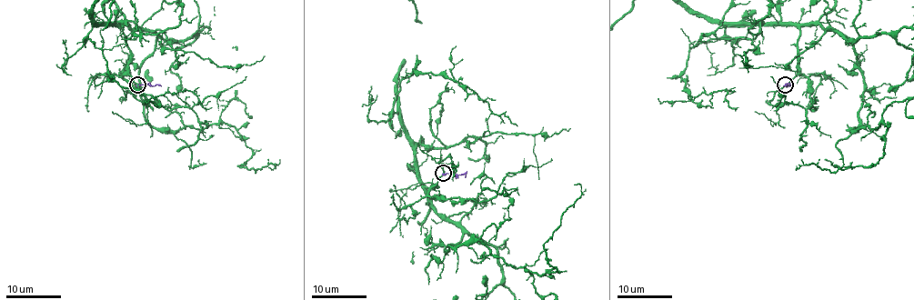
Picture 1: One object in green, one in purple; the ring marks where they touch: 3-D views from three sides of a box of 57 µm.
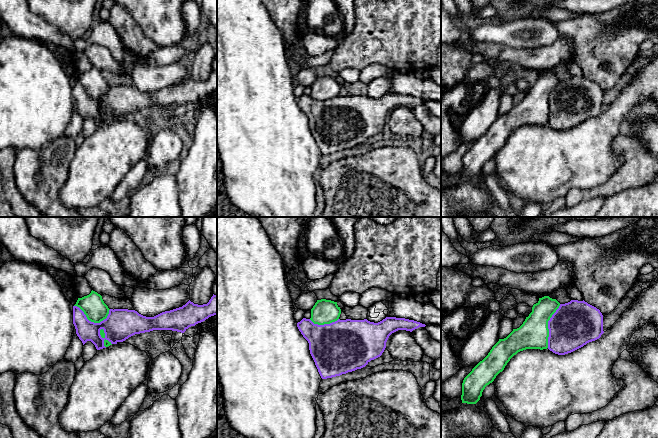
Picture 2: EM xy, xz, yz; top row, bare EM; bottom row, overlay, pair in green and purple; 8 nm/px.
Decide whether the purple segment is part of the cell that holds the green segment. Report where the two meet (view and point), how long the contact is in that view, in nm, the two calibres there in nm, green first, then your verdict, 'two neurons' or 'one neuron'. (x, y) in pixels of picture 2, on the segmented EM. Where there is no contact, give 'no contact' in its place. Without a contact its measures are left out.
xy (93, 321) | 300 nm | 190/260 nm | two neurons

